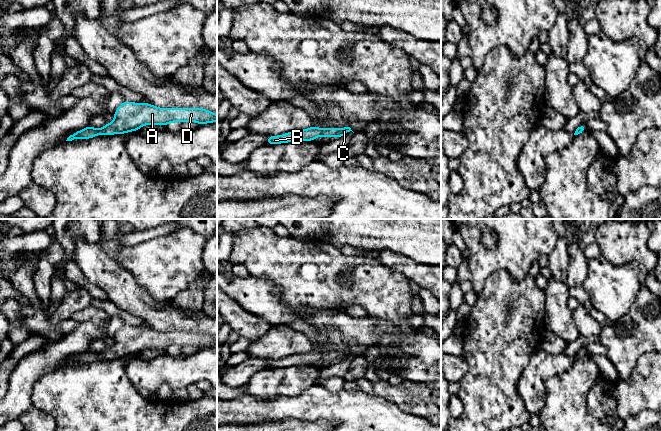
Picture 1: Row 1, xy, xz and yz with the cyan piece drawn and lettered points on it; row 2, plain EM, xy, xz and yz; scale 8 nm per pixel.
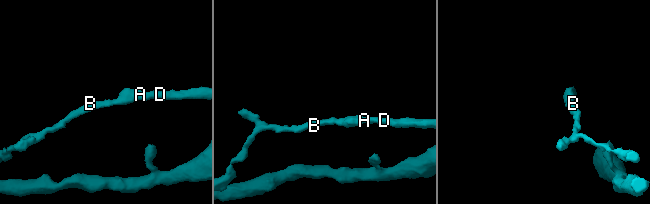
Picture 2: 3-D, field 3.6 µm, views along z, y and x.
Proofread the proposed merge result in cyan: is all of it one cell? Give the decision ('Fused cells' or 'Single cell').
Single cell

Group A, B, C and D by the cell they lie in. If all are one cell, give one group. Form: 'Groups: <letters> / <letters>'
Groups: A B C D

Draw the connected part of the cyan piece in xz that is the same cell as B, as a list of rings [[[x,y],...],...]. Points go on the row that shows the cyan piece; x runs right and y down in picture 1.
[[[311,126],[308,129],[290,131],[286,134],[273,136],[269,135],[266,144],[275,145],[281,143],[290,143],[292,141],[313,141],[319,136],[333,138],[333,137],[344,137],[348,132],[352,131],[350,127],[344,128],[323,128]]]

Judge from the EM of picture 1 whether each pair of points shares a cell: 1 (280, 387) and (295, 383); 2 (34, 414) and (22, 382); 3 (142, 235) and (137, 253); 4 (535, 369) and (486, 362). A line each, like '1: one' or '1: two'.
1: one
2: two
3: two
4: two

